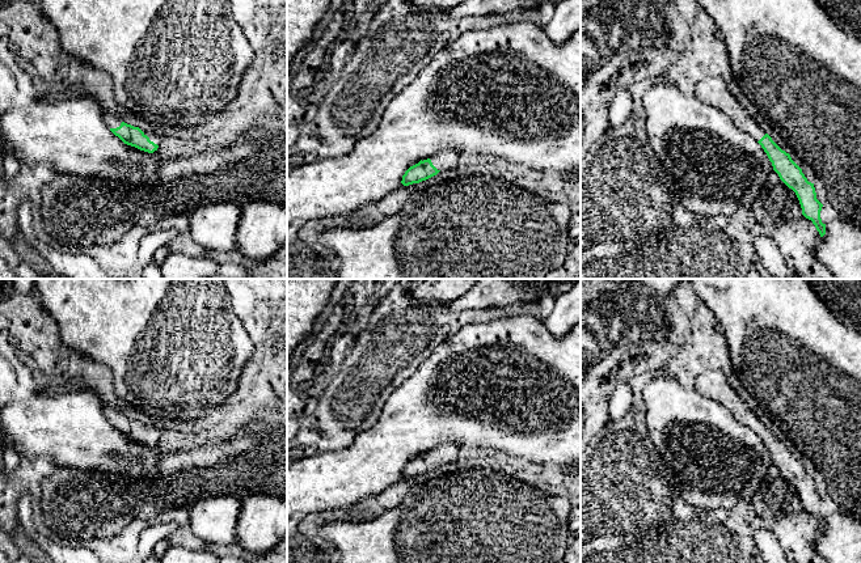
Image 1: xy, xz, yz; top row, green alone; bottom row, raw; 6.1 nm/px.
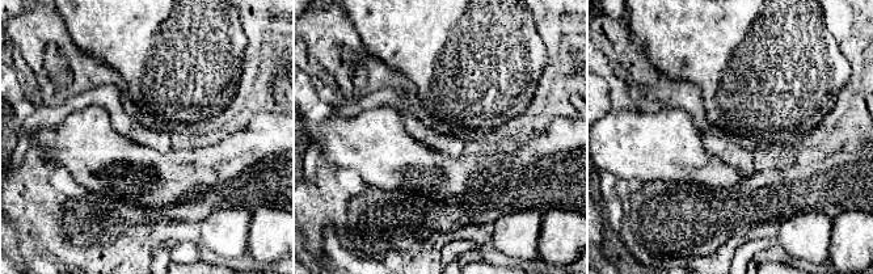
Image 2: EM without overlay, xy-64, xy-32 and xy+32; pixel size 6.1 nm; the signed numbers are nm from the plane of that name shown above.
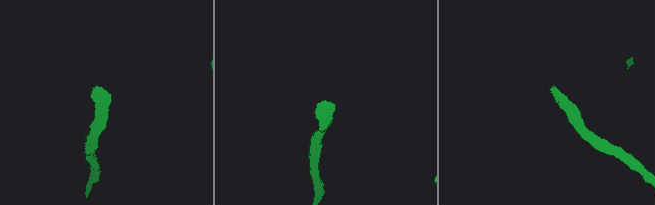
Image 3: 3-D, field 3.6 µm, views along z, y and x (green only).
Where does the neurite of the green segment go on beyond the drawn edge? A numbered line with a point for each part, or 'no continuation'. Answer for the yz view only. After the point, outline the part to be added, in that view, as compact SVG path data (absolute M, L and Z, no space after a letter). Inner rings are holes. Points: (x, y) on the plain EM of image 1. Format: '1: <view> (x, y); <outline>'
1: yz (713, 384); M718 369L706 371L693 381L695 389L704 397L712 398L725 406L735 419L747 426L755 433L760 433L765 424L751 407L739 397L725 373Z

